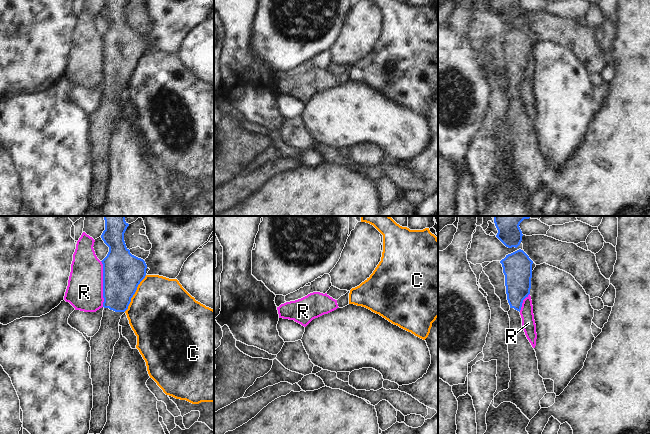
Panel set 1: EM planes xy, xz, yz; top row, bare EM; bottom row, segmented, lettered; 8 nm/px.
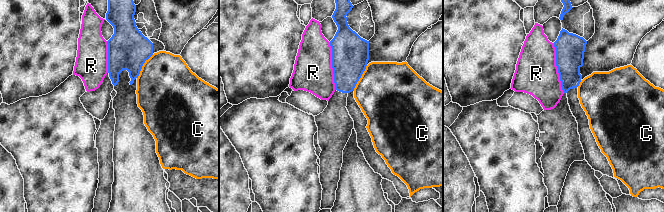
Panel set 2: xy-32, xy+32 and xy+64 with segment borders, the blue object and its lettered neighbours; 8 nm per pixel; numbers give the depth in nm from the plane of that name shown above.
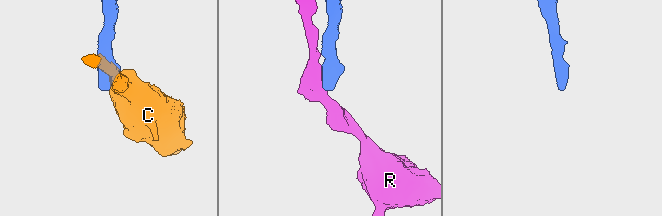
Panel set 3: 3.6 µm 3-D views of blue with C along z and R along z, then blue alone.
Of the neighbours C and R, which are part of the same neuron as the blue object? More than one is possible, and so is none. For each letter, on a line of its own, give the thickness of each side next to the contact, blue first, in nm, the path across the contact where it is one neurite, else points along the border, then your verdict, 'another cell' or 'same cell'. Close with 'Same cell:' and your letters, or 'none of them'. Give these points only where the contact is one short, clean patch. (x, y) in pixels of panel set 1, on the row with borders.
C: 320/500 nm | along xy (146, 275), (138, 285), (128, 307), (124, 311) | another cell
R: 320/300 nm | along xy (100, 261), (102, 264), (103, 306) | another cell
Same cell: none of them

